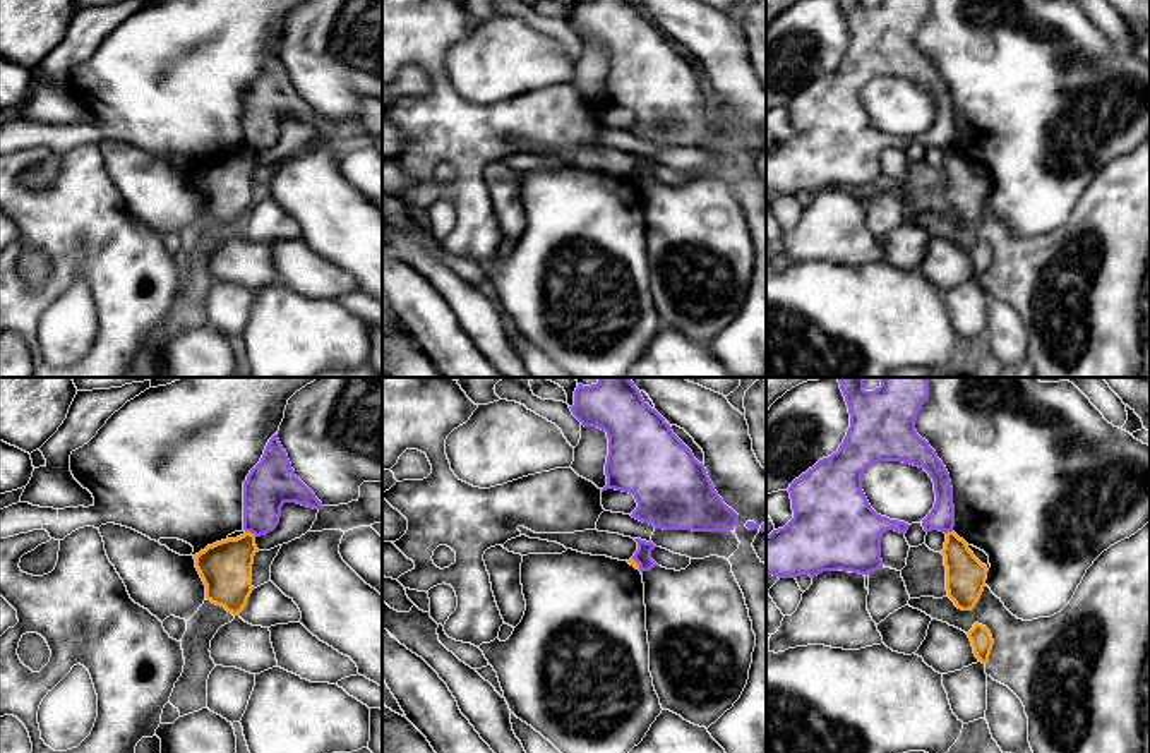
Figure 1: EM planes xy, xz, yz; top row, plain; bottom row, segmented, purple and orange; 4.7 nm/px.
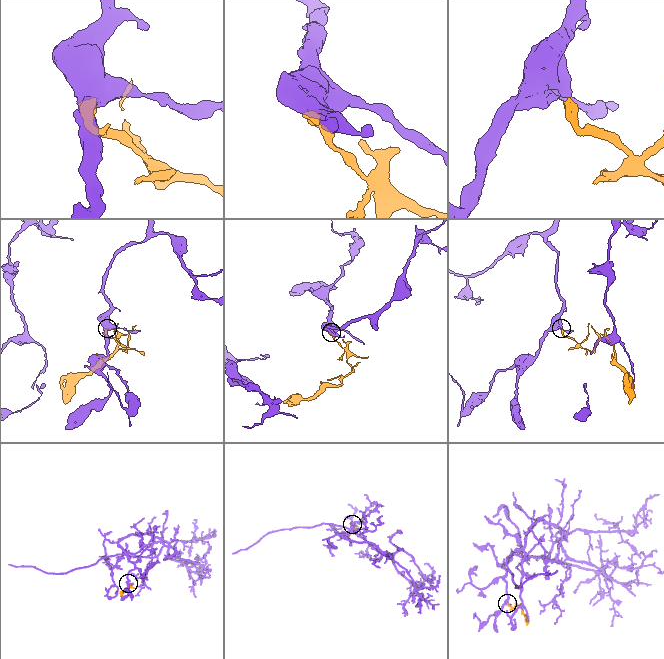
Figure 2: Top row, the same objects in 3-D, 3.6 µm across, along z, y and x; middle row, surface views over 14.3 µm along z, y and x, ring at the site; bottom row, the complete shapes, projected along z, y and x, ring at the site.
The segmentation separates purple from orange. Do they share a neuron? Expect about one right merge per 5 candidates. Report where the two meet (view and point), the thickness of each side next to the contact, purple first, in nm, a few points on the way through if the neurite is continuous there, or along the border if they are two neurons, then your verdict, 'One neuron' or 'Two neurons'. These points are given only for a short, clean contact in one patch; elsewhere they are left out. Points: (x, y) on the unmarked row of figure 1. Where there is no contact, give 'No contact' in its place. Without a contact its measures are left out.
Touches purple at xy (251, 148). Thickness 220 nm (purple) against 240 nm. Boundary: xy (245, 146), (256, 151). Two neurons

